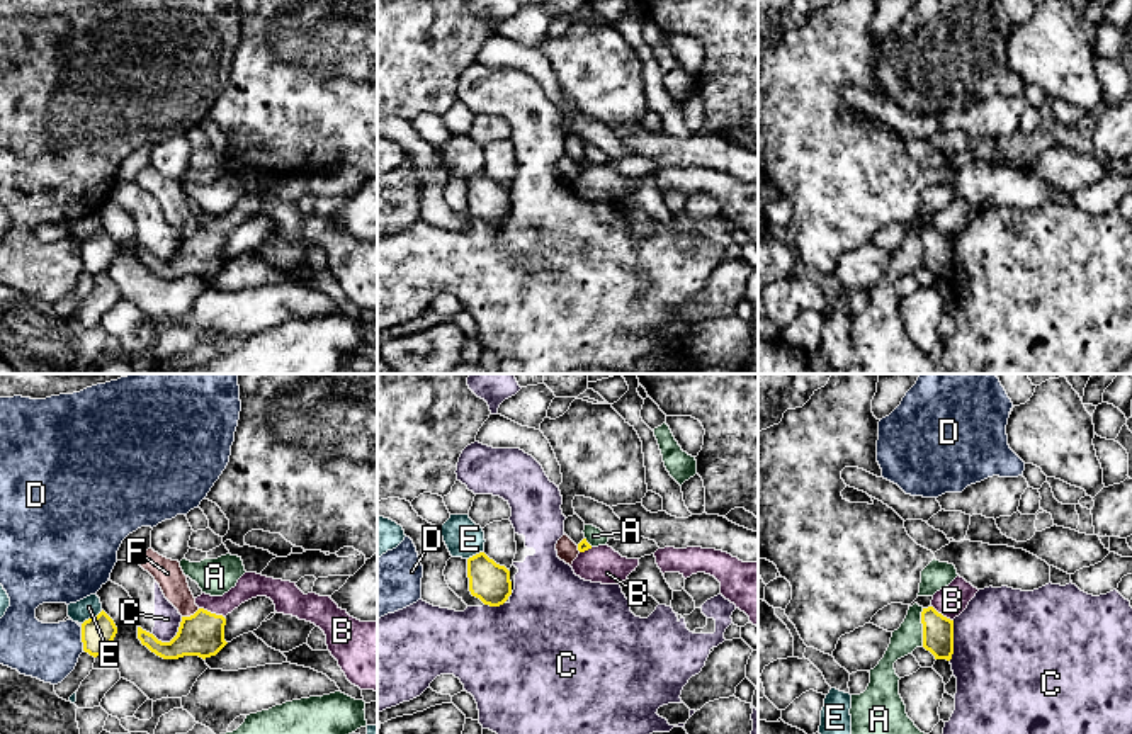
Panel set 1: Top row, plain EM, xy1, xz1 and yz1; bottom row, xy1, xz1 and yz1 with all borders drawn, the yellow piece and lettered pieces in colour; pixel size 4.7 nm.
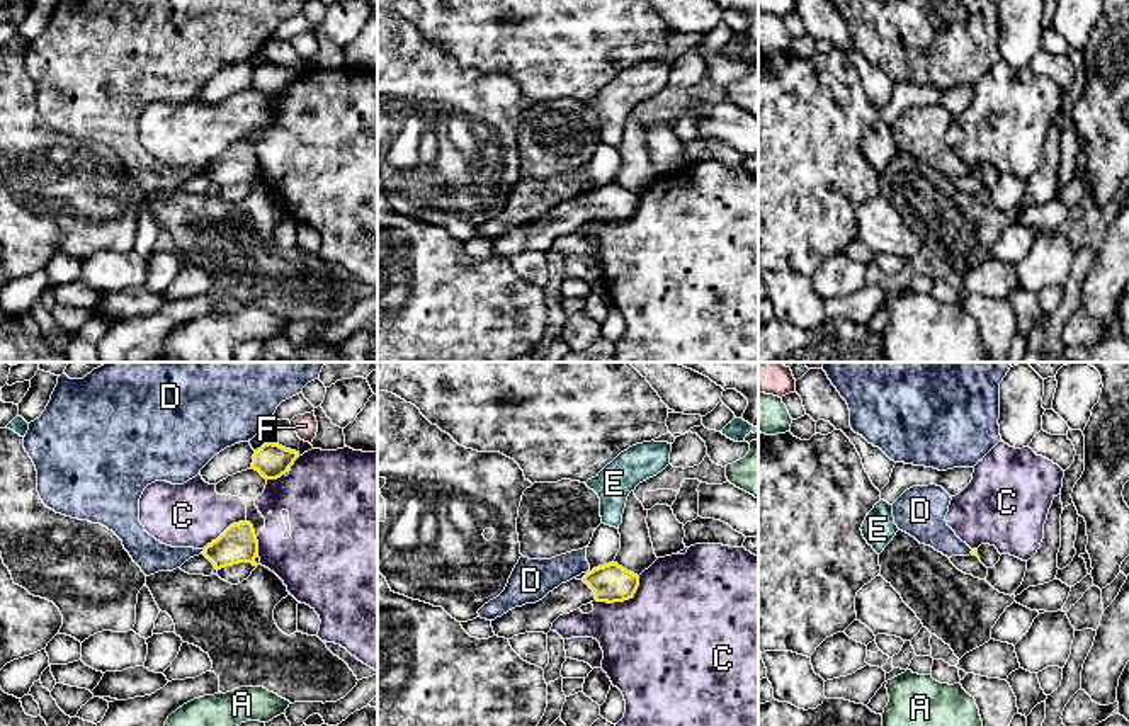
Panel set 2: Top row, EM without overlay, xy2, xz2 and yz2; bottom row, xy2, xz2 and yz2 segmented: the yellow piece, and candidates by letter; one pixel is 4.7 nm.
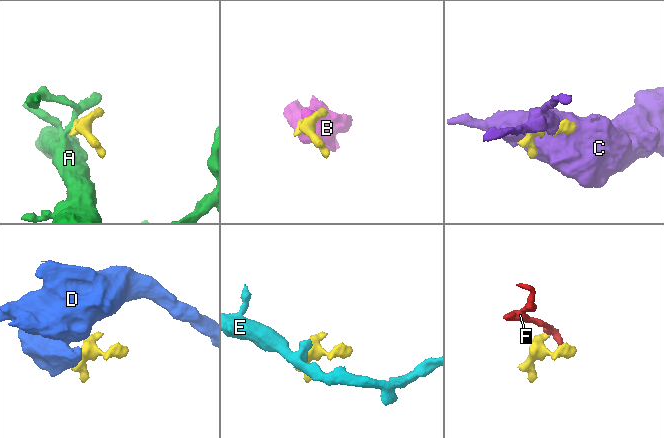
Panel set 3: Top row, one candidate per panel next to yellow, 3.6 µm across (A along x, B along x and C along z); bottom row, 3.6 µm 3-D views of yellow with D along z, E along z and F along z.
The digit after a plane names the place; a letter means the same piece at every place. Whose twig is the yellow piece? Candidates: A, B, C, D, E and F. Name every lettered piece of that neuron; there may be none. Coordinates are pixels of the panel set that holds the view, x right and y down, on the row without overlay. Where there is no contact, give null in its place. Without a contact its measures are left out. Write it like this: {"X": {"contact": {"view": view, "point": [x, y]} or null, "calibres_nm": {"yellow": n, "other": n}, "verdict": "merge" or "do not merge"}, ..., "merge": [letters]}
{"A": {"contact": {"view": "yz1", "point": [923, 247]}, "calibres_nm": {"yellow": 140, "other": 130}, "verdict": "do not merge"}, "B": {"contact": {"view": "xy1", "point": [209, 231]}, "calibres_nm": {"yellow": 200, "other": 120}, "verdict": "do not merge"}, "C": {"contact": {"view": "xz2", "point": [623, 220]}, "calibres_nm": {"yellow": 180, "other": 480}, "verdict": "do not merge"}, "D": {"contact": {"view": "xy1", "point": [82, 259]}, "calibres_nm": {"yellow": 160, "other": 280}, "verdict": "do not merge"}, "E": {"contact": {"view": "xy1", "point": [92, 237]}, "calibres_nm": {"yellow": 160, "other": 100}, "verdict": "do not merge"}, "F": {"contact": {"view": "xy1", "point": [191, 235]}, "calibres_nm": {"yellow": 200, "other": 140}, "verdict": "do not merge"}, "merge": []}

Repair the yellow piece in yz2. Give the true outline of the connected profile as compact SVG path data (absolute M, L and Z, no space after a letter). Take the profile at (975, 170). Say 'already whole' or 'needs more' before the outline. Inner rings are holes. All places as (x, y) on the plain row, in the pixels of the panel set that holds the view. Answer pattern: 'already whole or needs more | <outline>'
needs more | M981 163L978 168L971 170L973 175L978 175L979 180L986 185L986 187L993 187L998 180L1000 180L1000 172L995 165L990 163Z

